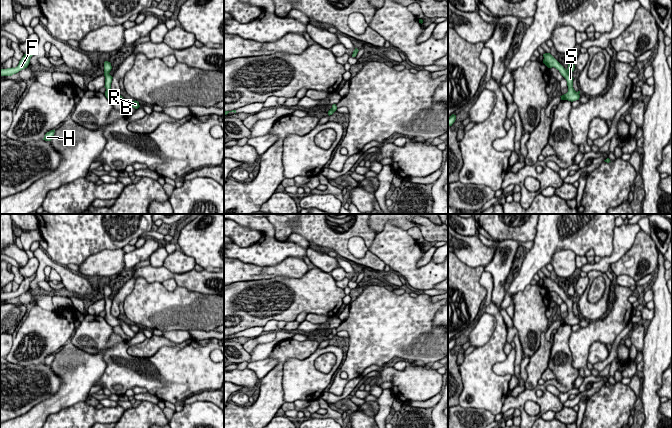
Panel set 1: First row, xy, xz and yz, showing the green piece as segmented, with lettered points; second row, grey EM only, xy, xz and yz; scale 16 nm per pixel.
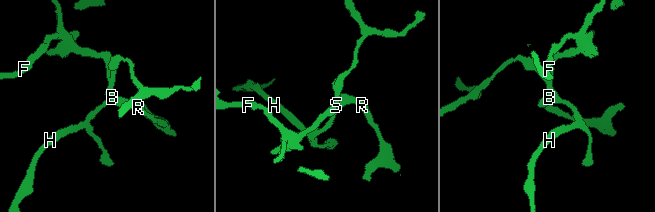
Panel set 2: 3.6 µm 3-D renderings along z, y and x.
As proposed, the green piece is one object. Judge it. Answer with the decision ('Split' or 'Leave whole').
Leave whole

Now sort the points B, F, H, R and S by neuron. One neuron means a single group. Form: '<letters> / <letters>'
B F H R S

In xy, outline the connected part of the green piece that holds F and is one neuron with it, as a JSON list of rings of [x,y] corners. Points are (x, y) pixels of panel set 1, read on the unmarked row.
[[[34,273],[31,277],[26,277],[22,281],[22,283],[19,285],[19,288],[15,292],[7,292],[7,293],[1,293],[0,294],[0,300],[12,300],[13,298],[18,297],[19,295],[25,293],[28,291],[30,287],[31,281],[35,278],[36,273]]]

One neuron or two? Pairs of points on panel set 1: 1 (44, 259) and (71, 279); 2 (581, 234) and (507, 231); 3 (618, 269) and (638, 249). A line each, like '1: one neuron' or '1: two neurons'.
1: one neuron
2: two neurons
3: one neuron

